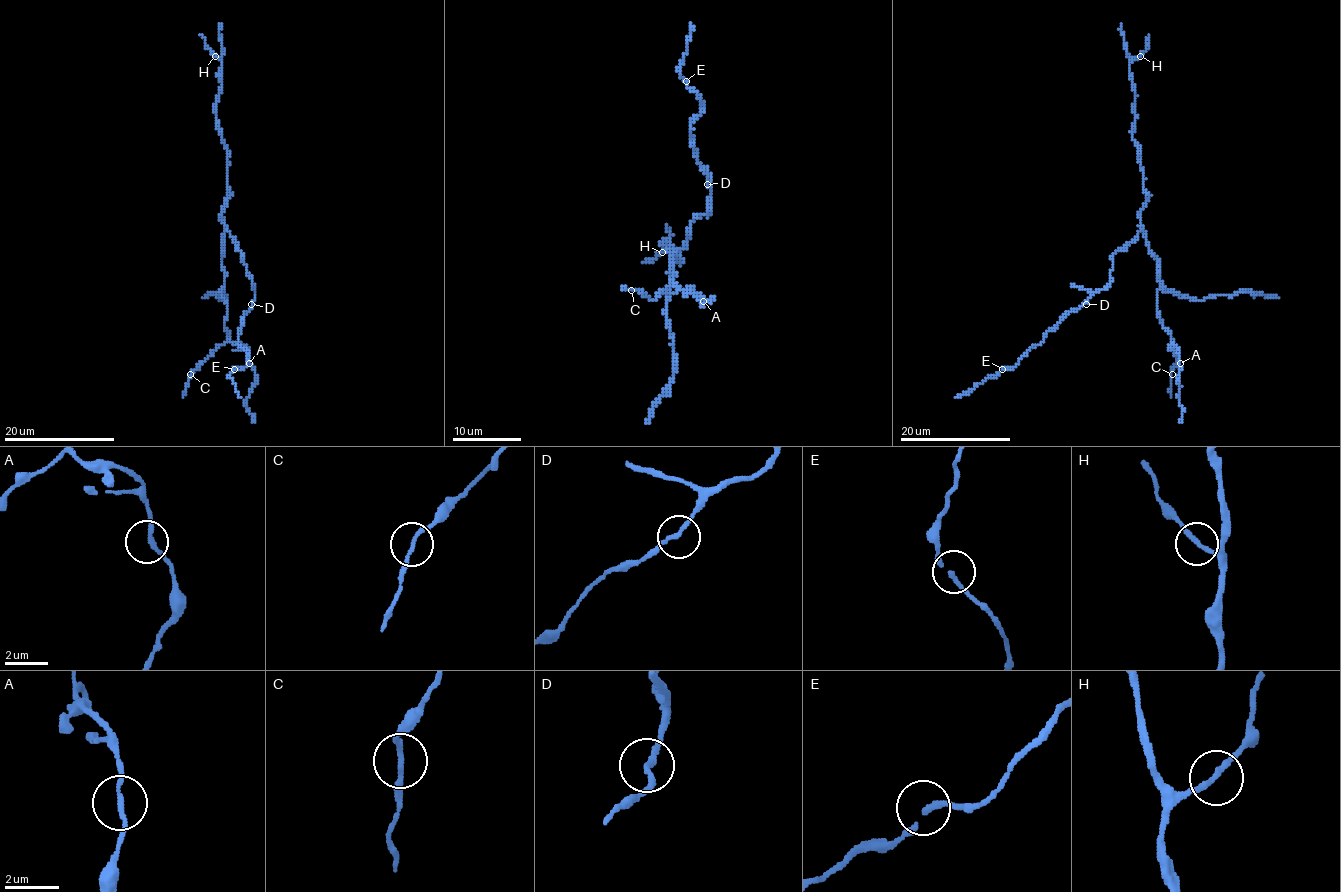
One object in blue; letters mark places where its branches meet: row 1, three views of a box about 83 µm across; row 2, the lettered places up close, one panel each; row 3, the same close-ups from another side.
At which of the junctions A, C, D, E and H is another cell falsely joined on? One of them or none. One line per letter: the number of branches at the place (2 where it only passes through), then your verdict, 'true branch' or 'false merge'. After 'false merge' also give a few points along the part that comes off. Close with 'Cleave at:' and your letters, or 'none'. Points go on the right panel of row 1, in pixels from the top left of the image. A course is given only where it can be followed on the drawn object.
A: 2 | true branch
C: 2 | true branch
D: 2 | true branch
E: 2 | true branch
H: 2 | true branch
Cleave at: none

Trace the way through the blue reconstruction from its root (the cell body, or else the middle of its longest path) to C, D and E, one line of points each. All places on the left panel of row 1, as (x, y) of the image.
C: (237, 247), (225, 229), (222, 258), (225, 286), (221, 297), (226, 304), (228, 338), (190, 374)
D: (237, 247), (253, 282), (254, 301), (251, 304)
E: (237, 247), (253, 282), (254, 298), (239, 330), (239, 345), (249, 355), (247, 365), (235, 369)

